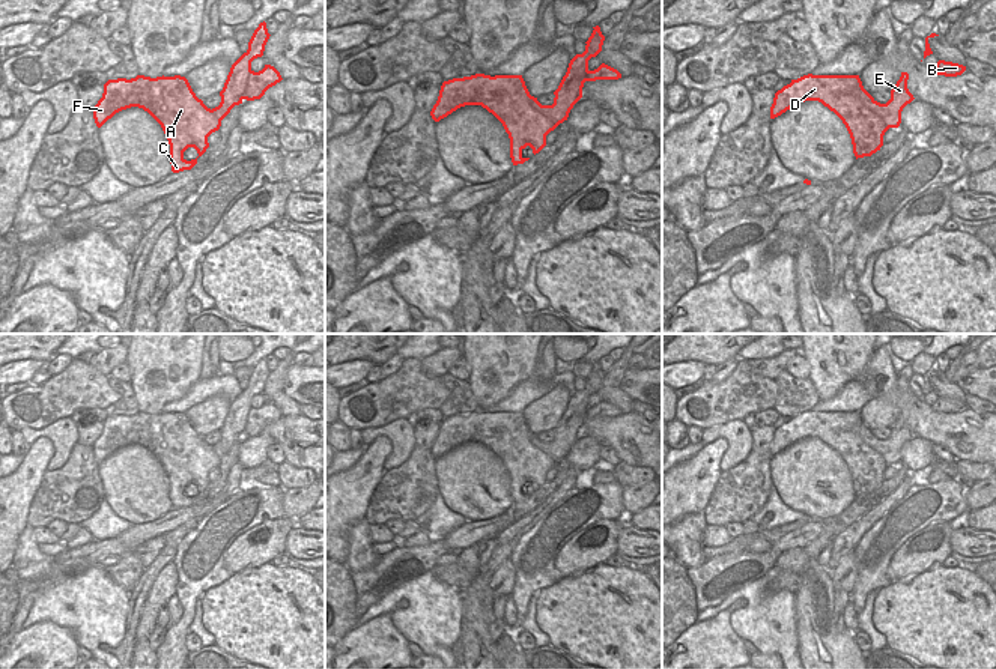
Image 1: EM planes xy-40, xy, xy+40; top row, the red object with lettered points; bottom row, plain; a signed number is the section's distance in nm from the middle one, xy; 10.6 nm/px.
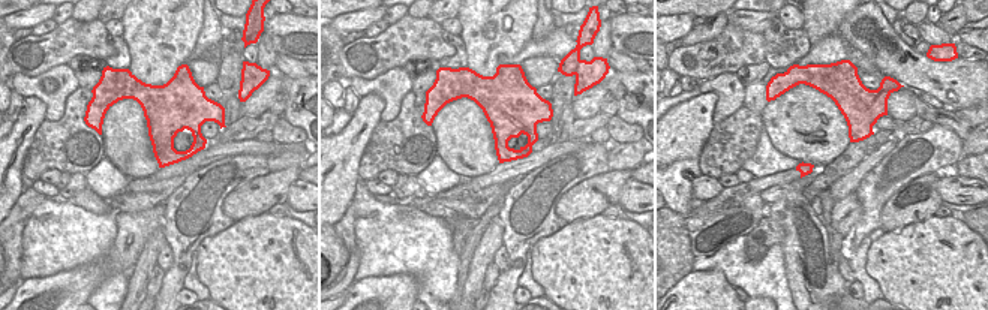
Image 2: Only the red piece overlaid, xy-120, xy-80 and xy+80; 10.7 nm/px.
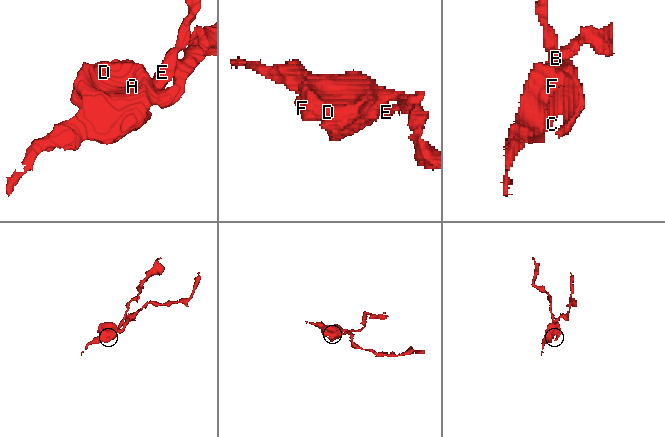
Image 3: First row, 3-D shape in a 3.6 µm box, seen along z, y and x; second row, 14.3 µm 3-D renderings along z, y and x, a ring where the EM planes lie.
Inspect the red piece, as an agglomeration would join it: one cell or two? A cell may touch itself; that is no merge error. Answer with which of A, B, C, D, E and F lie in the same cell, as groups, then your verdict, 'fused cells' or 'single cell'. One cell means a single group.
groups A B C D F / E; fused cells

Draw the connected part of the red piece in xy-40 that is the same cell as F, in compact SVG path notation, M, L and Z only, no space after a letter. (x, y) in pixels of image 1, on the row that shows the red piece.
M181 75L108 80L102 98L93 107L96 126L101 128L116 113L131 107L143 108L161 125L170 144L173 173L191 170L197 158L187 161L184 152L194 147L202 156L209 147L208 137L221 126L221 120Z

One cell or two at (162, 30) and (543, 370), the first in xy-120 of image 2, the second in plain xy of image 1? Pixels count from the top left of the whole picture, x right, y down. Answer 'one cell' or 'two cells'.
two cells

